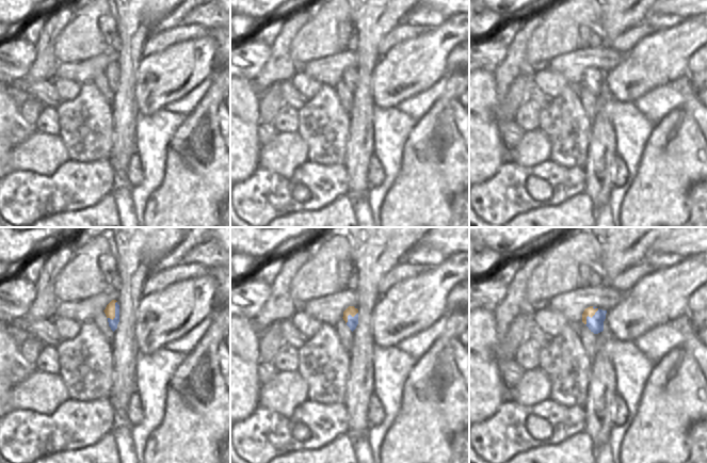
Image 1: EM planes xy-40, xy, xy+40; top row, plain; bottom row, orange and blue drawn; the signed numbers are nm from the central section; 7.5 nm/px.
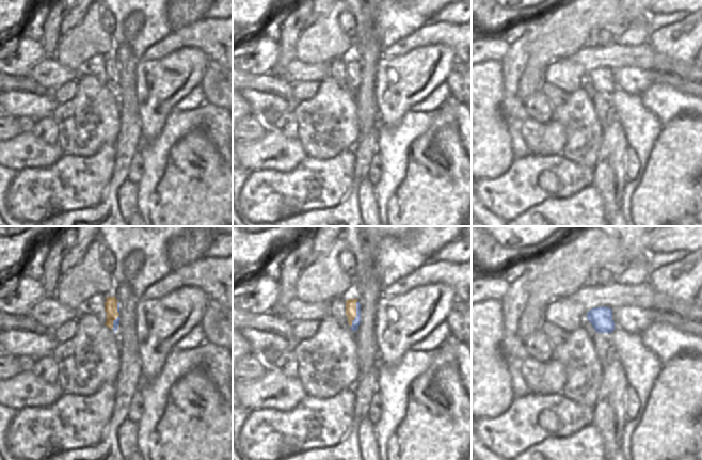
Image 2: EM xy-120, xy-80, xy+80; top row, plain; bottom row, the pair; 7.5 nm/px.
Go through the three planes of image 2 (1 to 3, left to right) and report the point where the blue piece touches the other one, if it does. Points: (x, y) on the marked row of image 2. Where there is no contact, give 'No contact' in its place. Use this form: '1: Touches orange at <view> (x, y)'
1: Touches orange at xy-120 (118, 315)
2: Touches orange at xy-80 (355, 313)
3: No contact.

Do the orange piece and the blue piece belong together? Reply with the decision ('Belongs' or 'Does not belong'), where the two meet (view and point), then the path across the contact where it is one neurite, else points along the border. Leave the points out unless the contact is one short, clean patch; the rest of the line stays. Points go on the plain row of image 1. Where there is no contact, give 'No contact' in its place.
Does not belong. Touches orange at xy+40 (589, 77).

